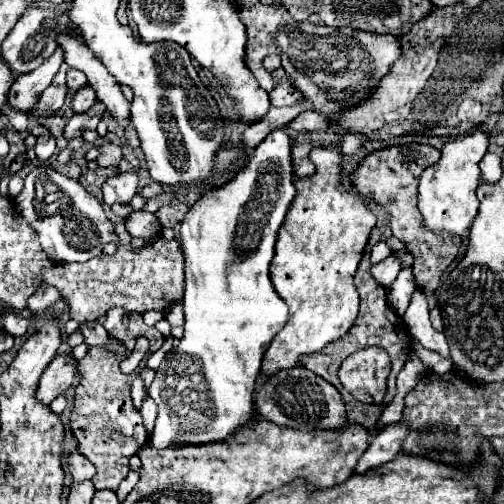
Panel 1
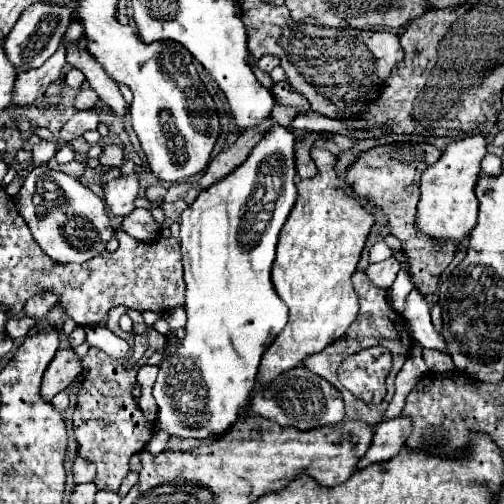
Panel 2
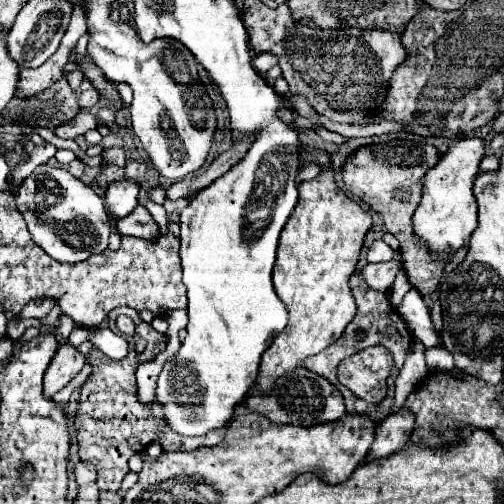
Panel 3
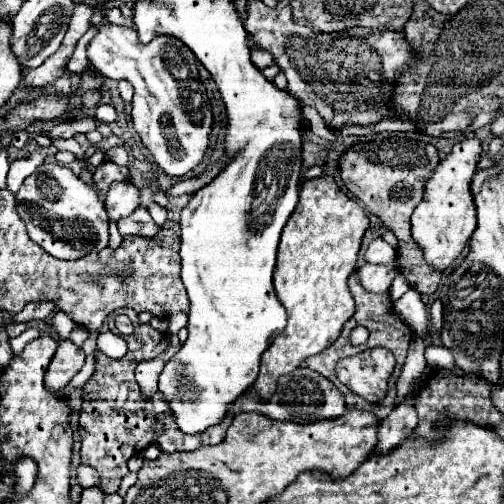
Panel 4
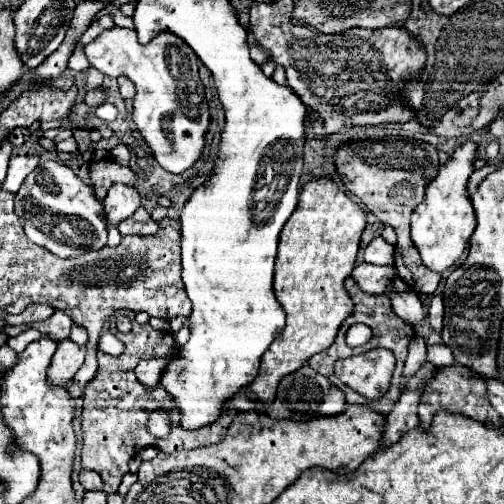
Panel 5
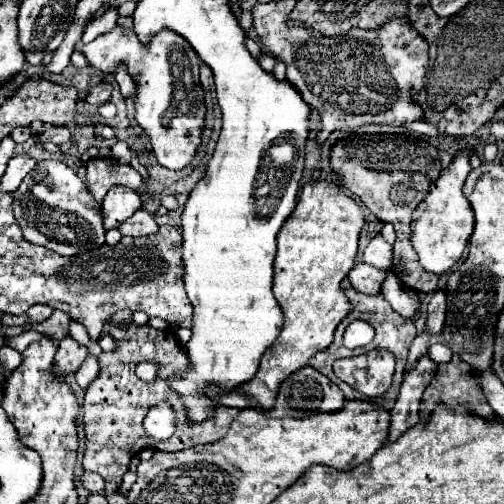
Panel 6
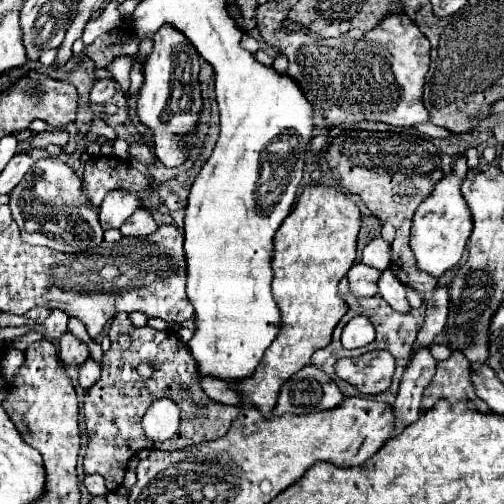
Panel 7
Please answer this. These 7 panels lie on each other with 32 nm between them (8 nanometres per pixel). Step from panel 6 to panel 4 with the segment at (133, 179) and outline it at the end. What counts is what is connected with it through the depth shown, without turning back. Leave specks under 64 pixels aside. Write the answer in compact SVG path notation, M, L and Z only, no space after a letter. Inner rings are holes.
M104 160L100 166L94 168L92 180L94 180L94 186L98 190L98 196L104 198L112 182L130 182L130 172L126 166L118 166L110 160Z

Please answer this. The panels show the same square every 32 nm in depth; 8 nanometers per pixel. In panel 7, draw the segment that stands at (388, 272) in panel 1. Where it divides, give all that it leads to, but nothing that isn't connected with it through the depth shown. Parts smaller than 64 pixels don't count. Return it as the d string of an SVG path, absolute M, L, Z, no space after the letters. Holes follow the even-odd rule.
M354 264L350 268L350 272L346 274L348 282L350 282L350 292L354 294L354 298L370 298L376 296L376 280L378 280L380 272L376 268L370 268L366 264Z

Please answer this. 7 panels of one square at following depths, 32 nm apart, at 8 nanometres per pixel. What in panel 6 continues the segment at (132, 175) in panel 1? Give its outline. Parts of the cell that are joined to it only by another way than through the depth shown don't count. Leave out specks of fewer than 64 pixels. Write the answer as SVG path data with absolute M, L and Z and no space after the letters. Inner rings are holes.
M112 188L112 192L108 192L108 196L104 196L104 202L102 202L104 228L106 230L118 228L140 206L142 206L142 200L138 192L128 192L128 188Z

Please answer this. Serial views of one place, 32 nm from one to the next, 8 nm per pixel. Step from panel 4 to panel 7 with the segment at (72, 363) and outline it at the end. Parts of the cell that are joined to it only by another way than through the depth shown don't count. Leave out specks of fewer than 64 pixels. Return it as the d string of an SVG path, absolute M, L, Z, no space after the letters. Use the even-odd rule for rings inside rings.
M64 332L58 340L58 356L62 364L80 364L90 356L88 344L76 338L72 332Z

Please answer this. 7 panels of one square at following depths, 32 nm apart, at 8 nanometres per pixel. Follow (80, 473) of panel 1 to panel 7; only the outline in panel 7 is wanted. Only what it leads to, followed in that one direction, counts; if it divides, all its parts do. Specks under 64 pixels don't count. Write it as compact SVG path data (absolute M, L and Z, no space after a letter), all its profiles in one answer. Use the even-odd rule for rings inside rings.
M98 474L86 476L86 478L84 478L84 486L86 486L86 490L88 490L92 496L102 496L102 498L108 496L108 488L106 488L106 484L104 484L104 478L100 478Z

